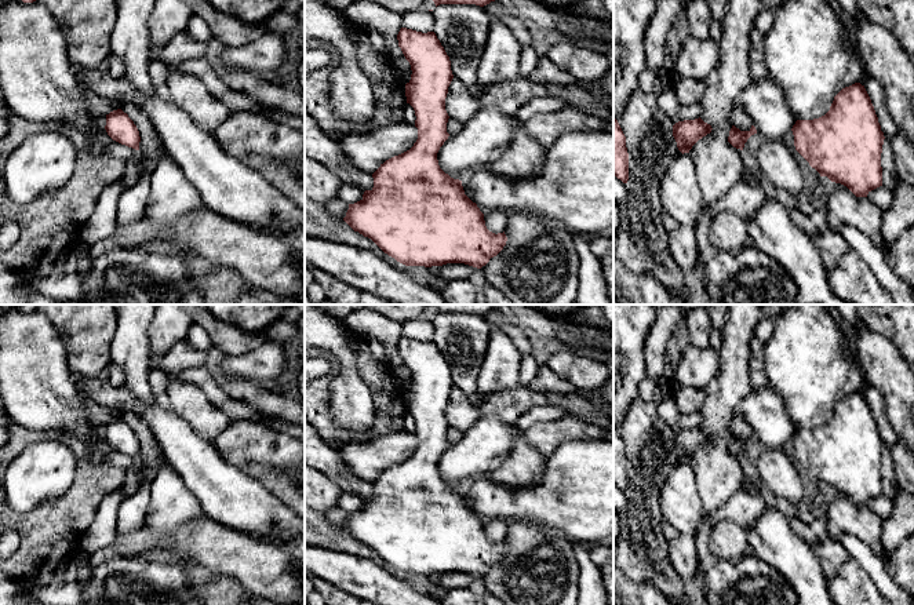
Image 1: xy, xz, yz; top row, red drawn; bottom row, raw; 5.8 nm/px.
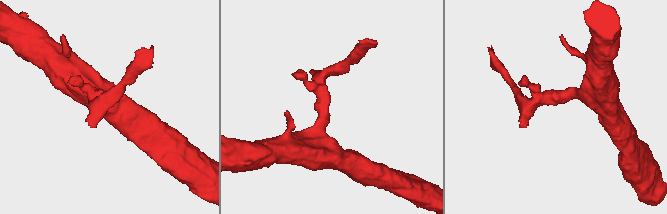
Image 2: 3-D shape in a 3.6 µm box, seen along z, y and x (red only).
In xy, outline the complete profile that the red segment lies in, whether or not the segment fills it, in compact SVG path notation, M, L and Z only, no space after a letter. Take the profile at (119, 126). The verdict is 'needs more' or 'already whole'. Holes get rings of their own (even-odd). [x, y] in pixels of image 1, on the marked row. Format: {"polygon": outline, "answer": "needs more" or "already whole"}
{"polygon": "M121 109L113 110L106 114L105 130L113 141L139 150L139 131L134 121L128 117L128 114Z", "answer": "already whole"}

